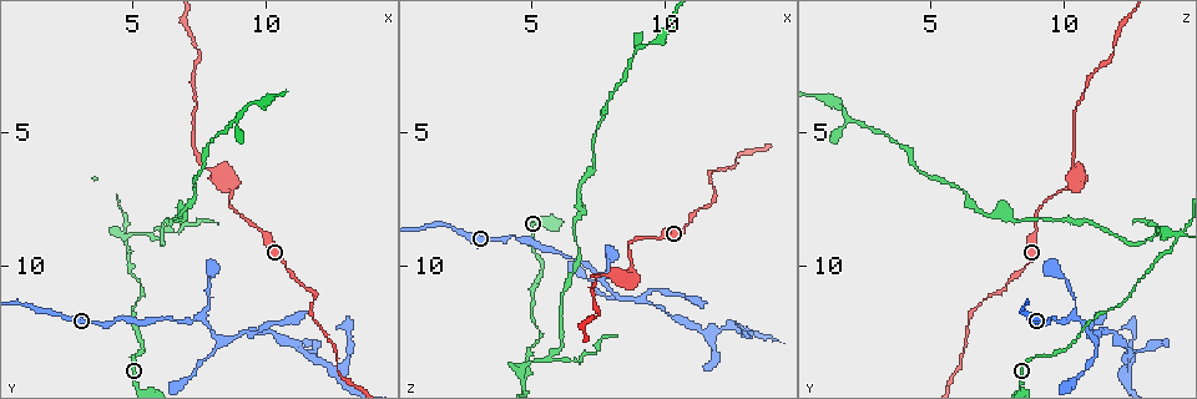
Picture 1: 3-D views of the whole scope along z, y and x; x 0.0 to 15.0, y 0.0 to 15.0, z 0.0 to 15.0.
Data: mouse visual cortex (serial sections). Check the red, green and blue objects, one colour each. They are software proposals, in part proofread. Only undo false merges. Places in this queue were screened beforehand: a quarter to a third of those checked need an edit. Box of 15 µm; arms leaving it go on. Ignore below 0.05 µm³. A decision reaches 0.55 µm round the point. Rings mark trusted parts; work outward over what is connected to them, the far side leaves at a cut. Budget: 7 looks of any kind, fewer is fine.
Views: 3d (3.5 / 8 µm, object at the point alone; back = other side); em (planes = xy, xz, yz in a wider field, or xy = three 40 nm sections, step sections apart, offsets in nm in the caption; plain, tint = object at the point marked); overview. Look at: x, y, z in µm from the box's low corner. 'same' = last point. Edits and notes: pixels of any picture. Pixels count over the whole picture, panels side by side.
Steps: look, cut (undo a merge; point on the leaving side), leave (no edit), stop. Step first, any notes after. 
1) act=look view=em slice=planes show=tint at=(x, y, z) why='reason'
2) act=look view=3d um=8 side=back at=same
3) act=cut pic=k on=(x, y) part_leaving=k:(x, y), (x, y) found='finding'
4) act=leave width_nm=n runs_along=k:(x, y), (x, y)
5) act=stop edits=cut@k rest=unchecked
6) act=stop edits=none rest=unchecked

act=look view=em slice=xy step=1 show=tint at=(7.5, 12.0, 10.4) why='three-way junction'

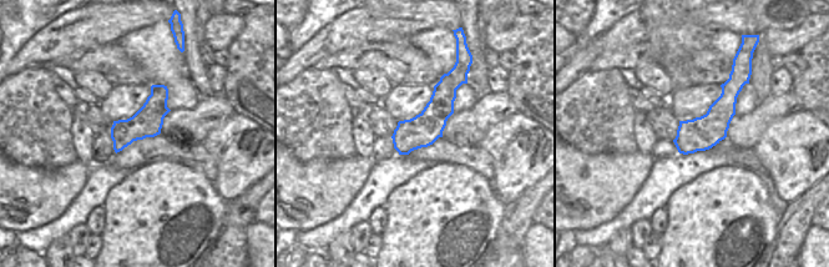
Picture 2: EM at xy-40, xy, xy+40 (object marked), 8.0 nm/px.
act=look view=3d um=3.5 at=same

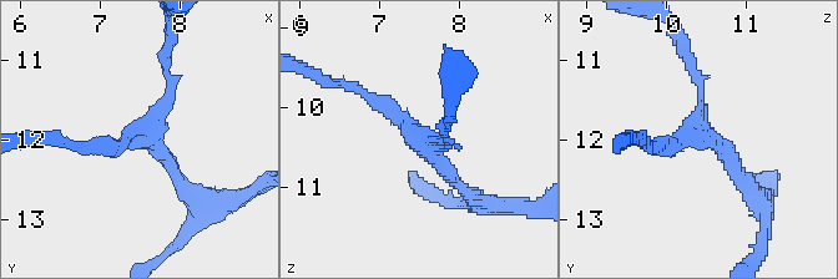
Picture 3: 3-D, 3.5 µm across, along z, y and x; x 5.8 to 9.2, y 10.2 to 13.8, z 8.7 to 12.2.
act=leave arm_widths_nm=100,150,200 runs_along=3:(354, 86), (404, 121), (462, 188) found='all the same cell'

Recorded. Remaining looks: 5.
act=look view=3d um=8 at=(9.1, 12.4, 11.3)

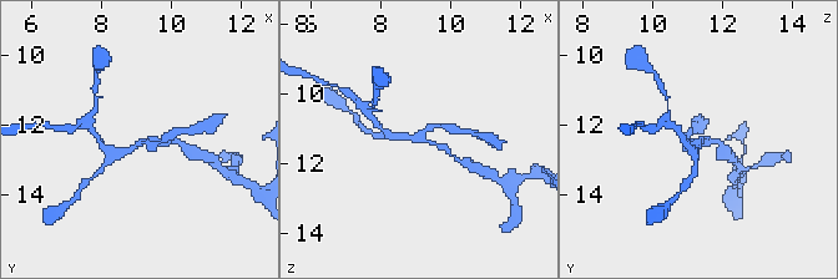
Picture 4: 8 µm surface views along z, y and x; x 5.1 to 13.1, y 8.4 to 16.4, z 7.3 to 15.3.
act=look view=em slice=xy step=5 show=tint at=(9.1, 12.6, 11.2)

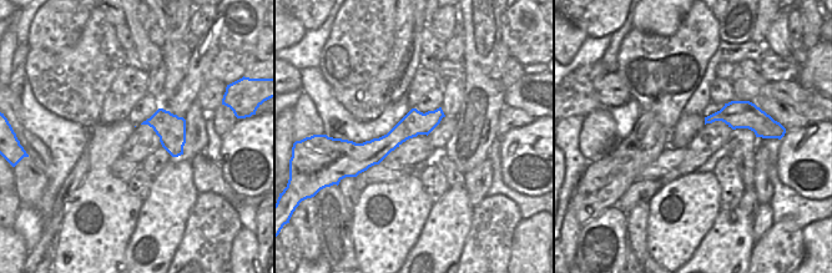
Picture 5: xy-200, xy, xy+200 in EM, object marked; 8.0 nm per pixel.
act=leave arms=3 runs_along=5:(440, 115), (379, 148), (349, 146) found='one cell here'

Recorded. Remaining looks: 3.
act=look view=3d um=8 at=(11.4, 13.3, 12.4) why='branch point'

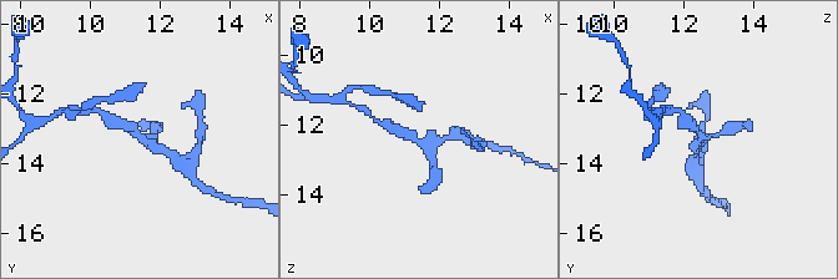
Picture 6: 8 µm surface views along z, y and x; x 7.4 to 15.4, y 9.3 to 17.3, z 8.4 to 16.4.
act=look view=3d um=3.5 at=(11.4, 13.2, 12.5)

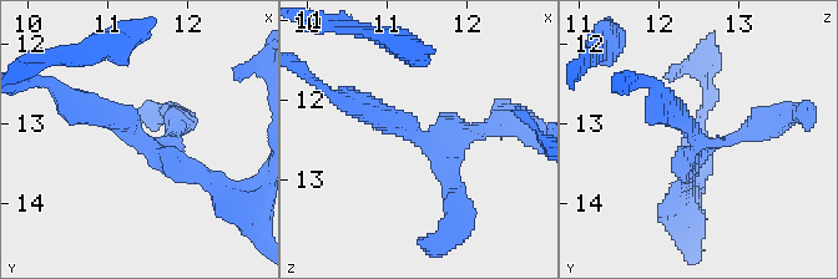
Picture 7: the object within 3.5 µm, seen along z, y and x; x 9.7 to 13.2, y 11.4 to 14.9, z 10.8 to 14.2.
act=look view=em slice=xy step=1 show=tint at=(11.45, 13.20, 12.50) why='shape alone is not enough'

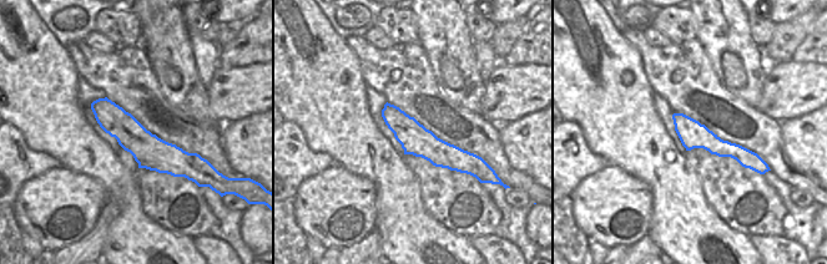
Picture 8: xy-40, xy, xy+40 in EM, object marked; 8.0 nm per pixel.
act=leave found='all the same cell'

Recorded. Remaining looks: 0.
act=stop edits=none rest=unchecked

